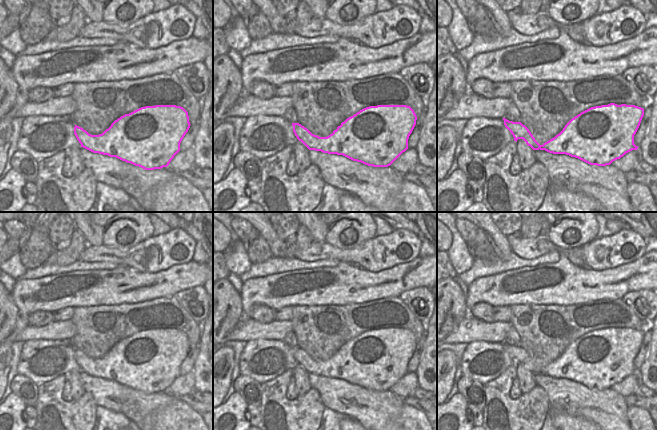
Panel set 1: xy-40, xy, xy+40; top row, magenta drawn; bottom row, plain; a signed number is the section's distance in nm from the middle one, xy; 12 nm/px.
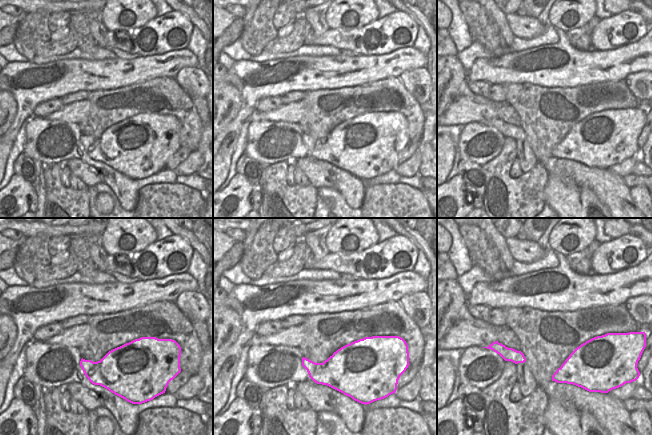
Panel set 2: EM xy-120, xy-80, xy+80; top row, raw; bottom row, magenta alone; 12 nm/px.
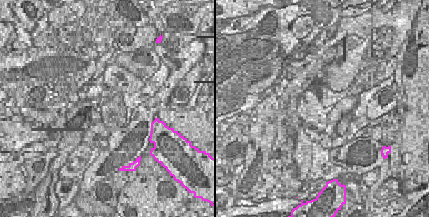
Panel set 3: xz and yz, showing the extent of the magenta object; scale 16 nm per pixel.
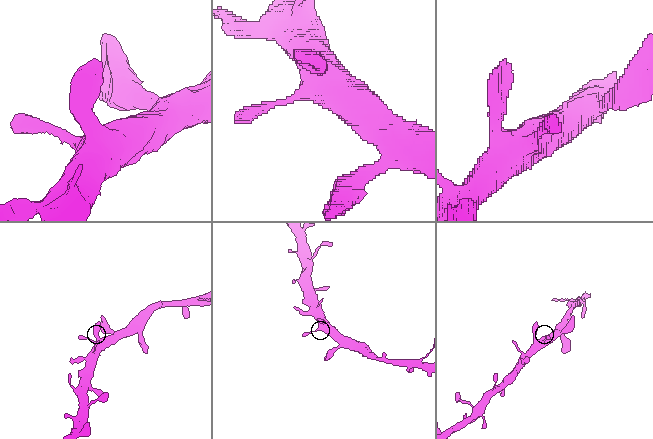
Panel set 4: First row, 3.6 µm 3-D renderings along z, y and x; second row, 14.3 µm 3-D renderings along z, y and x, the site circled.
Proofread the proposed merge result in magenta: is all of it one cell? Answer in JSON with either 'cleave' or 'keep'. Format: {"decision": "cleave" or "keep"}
{"decision": "keep"}

